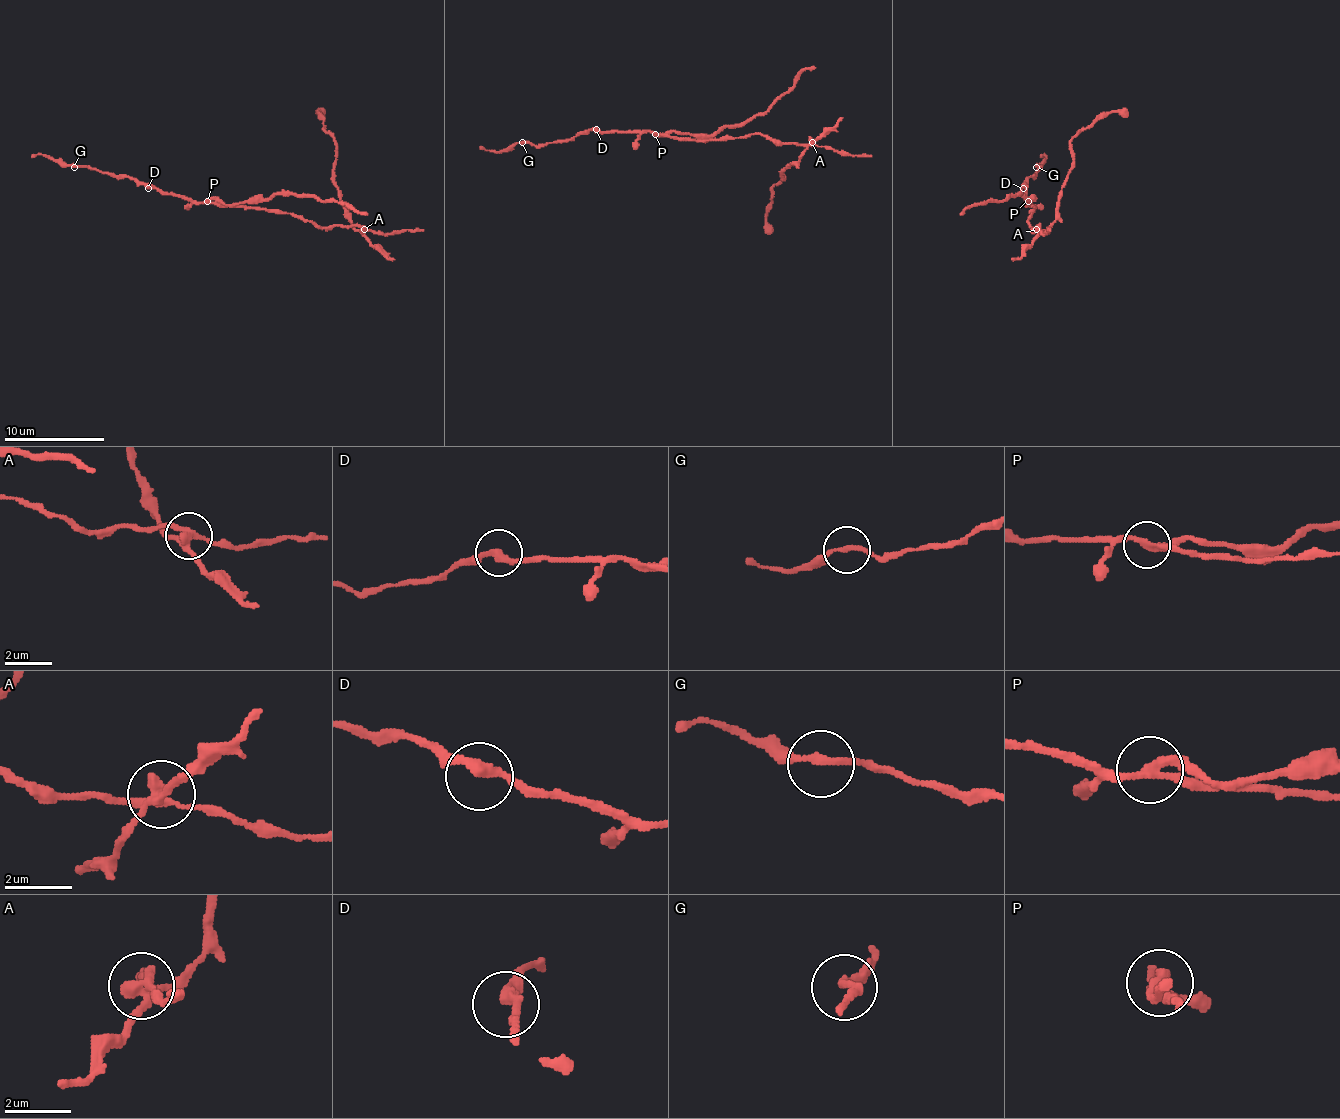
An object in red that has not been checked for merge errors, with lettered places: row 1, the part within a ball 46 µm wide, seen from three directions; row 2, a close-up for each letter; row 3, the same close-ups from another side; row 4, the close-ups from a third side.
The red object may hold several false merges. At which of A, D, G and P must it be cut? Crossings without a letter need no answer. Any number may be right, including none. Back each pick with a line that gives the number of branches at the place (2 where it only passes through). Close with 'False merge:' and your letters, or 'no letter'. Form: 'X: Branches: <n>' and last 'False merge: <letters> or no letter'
A: Branches: 4
P: Branches: 2
False merge: A, P

